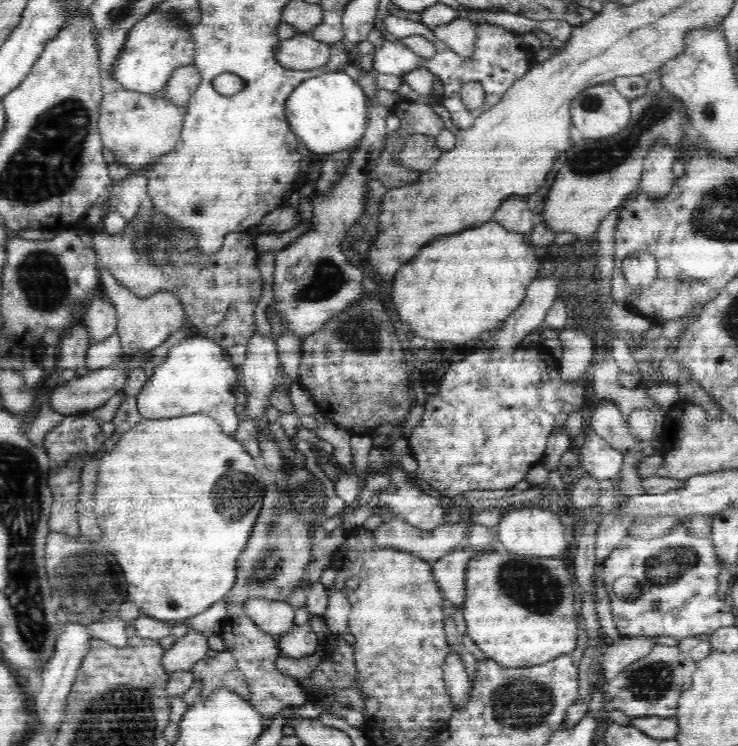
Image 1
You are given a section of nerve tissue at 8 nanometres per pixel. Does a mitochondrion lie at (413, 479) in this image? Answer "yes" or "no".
no

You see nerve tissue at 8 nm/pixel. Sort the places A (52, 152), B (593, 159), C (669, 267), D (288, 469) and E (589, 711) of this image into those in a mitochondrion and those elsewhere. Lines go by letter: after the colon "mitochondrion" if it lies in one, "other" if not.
A: mitochondrion
B: mitochondrion
C: other
D: mitochondrion
E: other

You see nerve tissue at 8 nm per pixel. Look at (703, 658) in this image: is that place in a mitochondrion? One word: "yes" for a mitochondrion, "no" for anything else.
no

